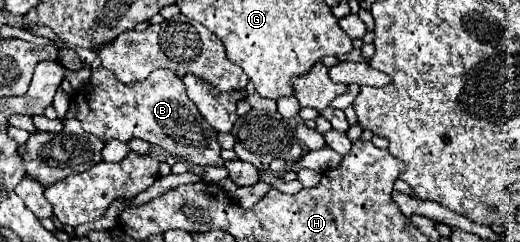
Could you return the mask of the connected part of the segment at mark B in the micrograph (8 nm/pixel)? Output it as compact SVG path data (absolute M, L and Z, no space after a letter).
M96 68L92 70L90 82L76 92L74 102L76 118L82 122L82 128L102 142L130 142L132 138L142 138L190 164L224 164L220 156L218 132L200 116L194 102L186 96L182 80L172 70L156 70L144 82L124 84L106 68Z

